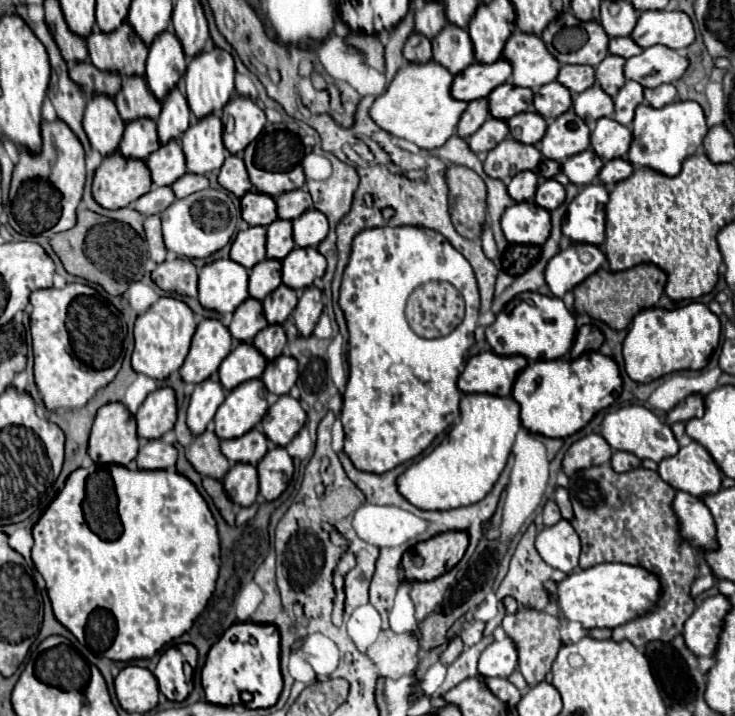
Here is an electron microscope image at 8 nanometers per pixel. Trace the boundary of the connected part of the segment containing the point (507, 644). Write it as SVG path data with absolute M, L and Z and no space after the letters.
M505 636L501 642L491 642L479 658L479 674L485 678L509 678L519 668L517 644Z

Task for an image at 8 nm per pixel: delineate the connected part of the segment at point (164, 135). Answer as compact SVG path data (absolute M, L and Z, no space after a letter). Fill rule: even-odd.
M175 88L163 102L161 102L161 114L157 118L157 134L159 134L159 142L167 144L171 140L181 142L185 130L189 128L189 106L185 96L179 92L179 88Z

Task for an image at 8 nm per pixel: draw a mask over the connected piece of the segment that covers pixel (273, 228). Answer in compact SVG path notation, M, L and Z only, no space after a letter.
M275 220L267 226L267 258L269 260L283 260L295 248L291 222Z

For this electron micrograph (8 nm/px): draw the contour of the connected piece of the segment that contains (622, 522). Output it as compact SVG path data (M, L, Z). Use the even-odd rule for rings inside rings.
M611 464L591 466L575 472L569 478L569 496L575 518L571 520L581 538L581 568L591 568L601 562L621 562L641 566L655 574L661 584L659 600L653 610L629 620L613 630L613 640L631 640L639 650L649 642L671 642L683 634L687 618L695 610L689 598L689 588L699 576L697 554L681 540L671 502L675 490L661 476L647 468L635 468L617 474Z

